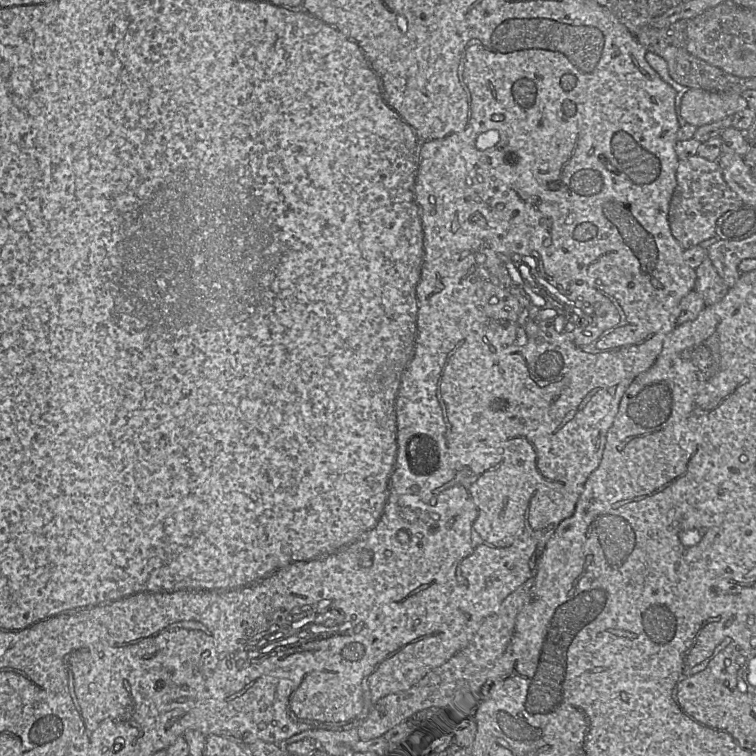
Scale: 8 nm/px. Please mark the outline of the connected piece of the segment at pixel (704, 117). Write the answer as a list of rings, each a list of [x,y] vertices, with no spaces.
[[[689,88],[681,99],[680,114],[686,123],[700,127],[732,117],[746,107],[747,101],[740,94]]]

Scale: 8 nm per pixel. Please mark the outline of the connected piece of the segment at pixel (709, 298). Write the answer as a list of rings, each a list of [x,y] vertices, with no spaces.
[[[707,255],[695,271],[696,283],[694,290],[702,297],[706,306],[720,302],[730,288],[728,288],[723,279],[719,276]]]

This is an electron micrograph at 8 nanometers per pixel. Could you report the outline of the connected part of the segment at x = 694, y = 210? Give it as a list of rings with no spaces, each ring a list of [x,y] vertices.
[[[699,155],[679,160],[676,181],[668,220],[672,235],[684,250],[714,237],[717,220],[726,212],[743,205],[724,181],[717,161],[707,160]]]

